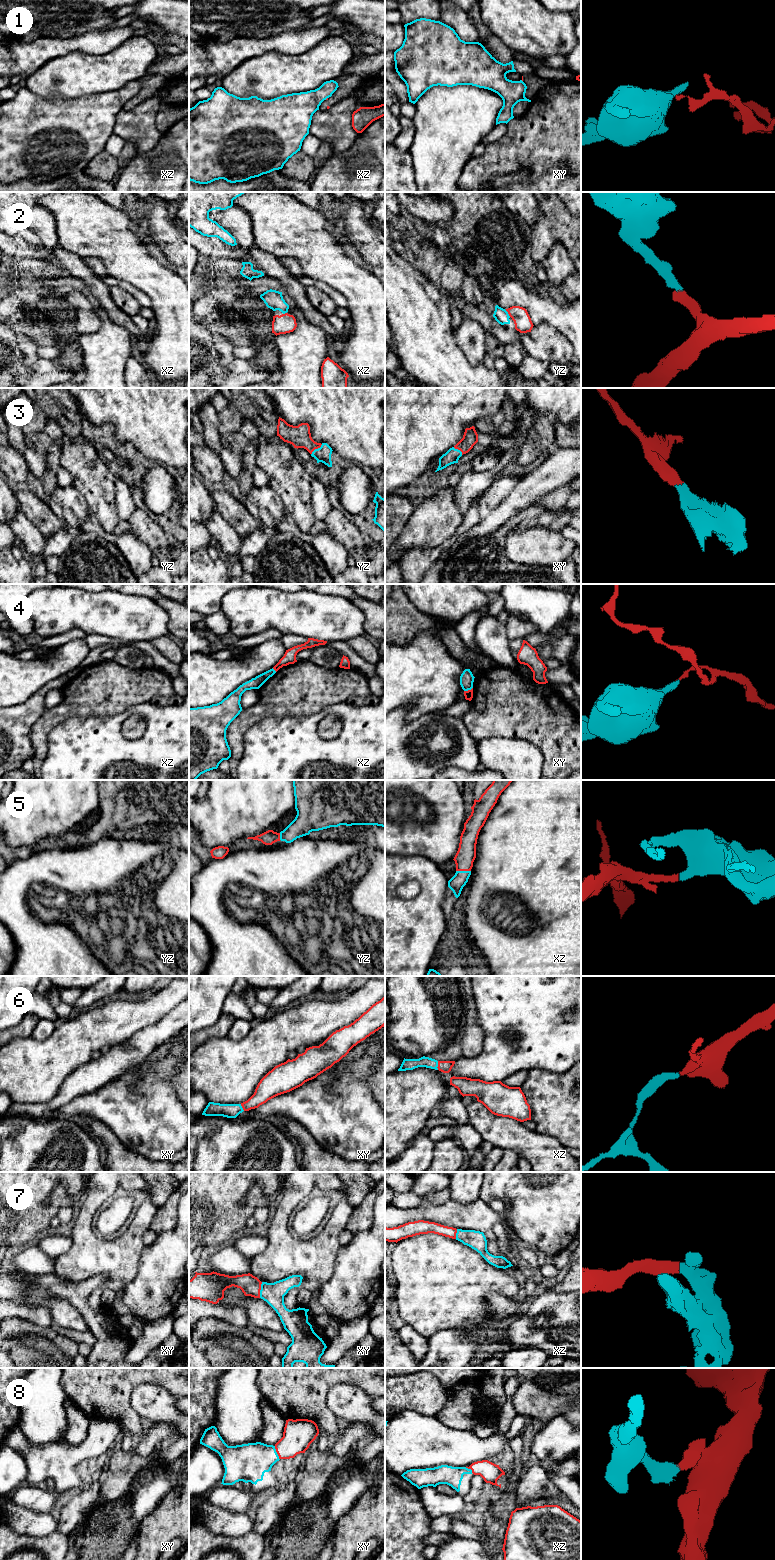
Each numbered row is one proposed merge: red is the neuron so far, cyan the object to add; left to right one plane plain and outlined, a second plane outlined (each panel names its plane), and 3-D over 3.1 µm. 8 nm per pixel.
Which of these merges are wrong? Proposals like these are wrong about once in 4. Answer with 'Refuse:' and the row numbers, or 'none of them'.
Refuse: 1, 4

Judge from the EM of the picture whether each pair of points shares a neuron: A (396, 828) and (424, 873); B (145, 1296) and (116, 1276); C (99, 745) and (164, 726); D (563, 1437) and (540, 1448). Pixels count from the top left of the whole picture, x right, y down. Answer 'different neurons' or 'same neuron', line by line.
A: different neurons
B: different neurons
C: same neuron
D: same neuron

